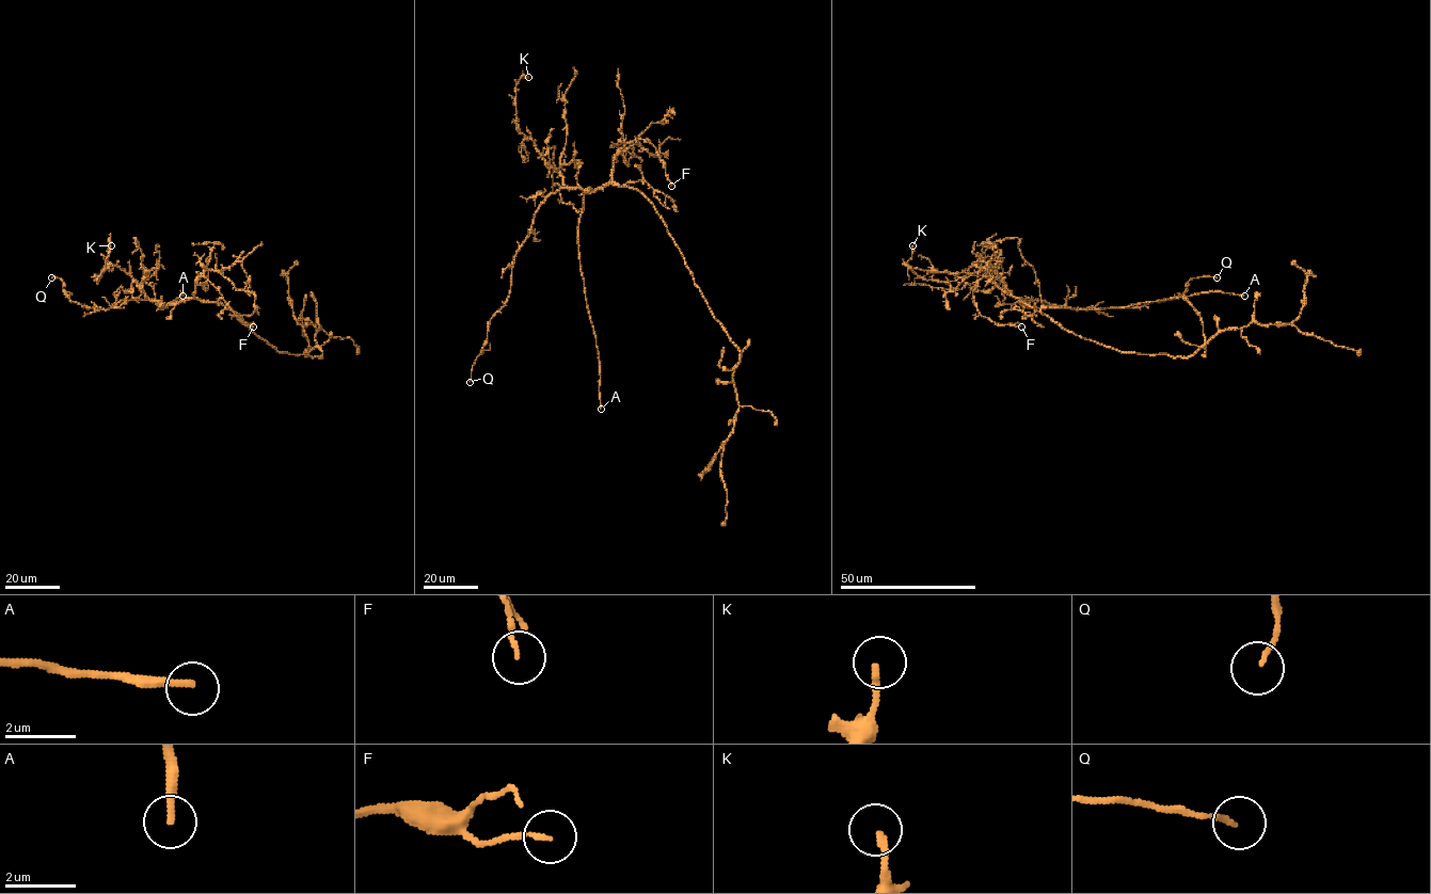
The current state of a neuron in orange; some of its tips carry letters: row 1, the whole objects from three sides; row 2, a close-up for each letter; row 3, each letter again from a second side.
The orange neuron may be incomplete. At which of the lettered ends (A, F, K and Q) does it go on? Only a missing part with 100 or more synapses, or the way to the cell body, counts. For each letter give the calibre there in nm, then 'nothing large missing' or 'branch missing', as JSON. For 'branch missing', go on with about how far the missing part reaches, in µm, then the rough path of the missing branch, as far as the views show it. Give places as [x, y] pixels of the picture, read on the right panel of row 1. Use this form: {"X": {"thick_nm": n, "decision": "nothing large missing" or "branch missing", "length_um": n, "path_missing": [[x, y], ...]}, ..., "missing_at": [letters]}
{"A": {"thick_nm": 220, "decision": "branch missing", "length_um": 100}, "F": {"thick_nm": 120, "decision": "nothing large missing"}, "K": {"thick_nm": 190, "decision": "nothing large missing"}, "Q": {"thick_nm": 120, "decision": "nothing large missing"}, "missing_at": ["A"]}

